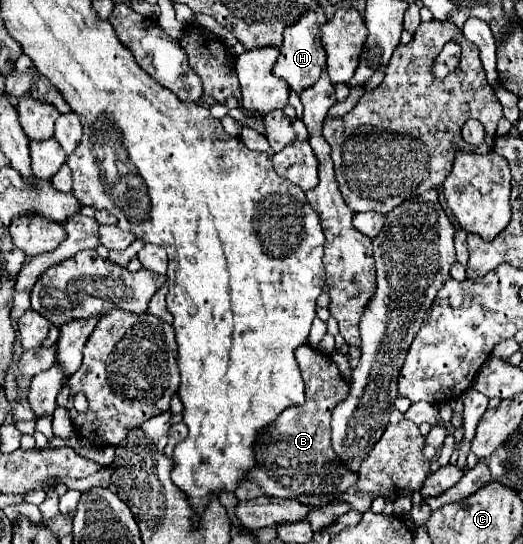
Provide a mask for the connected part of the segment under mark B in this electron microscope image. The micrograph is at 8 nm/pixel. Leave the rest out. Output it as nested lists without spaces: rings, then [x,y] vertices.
[[[302,345],[296,349],[296,359],[306,383],[306,403],[304,407],[286,409],[274,425],[260,433],[254,445],[258,463],[248,477],[270,497],[296,499],[310,507],[324,507],[334,503],[358,477],[358,473],[352,473],[344,463],[338,463],[340,457],[332,453],[330,443],[332,409],[348,395],[348,383],[340,377],[330,355],[316,353],[312,347]]]

